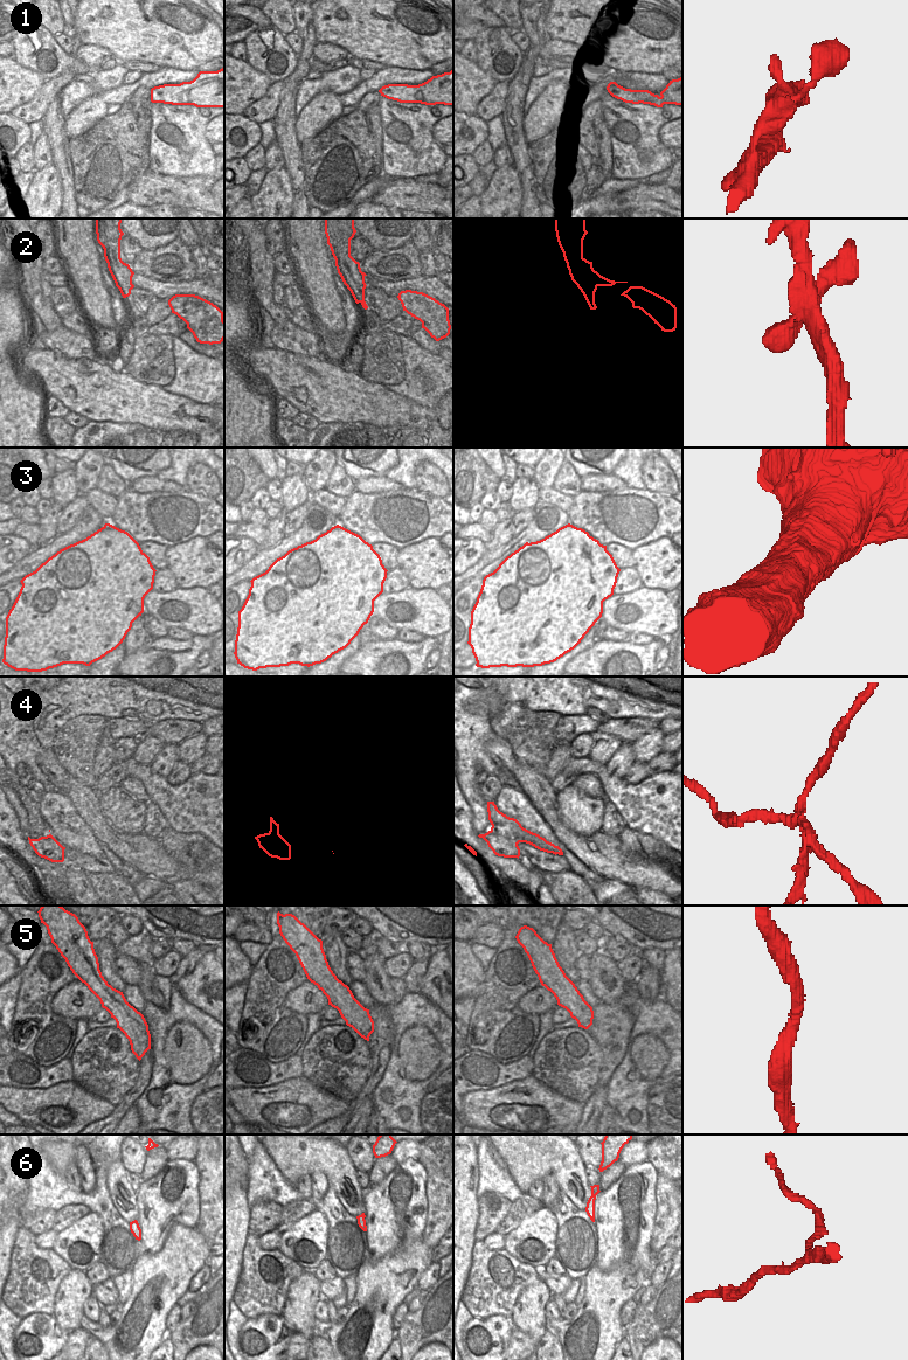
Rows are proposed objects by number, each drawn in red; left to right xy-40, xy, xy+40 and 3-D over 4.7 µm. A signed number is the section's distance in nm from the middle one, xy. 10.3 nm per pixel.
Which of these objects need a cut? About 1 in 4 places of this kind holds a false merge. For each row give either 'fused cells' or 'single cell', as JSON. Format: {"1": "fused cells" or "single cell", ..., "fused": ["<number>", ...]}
{"1": "single cell", "2": "fused cells", "3": "fused cells", "4": "fused cells", "5": "single cell", "6": "single cell", "fused": ["2", "3", "4"]}

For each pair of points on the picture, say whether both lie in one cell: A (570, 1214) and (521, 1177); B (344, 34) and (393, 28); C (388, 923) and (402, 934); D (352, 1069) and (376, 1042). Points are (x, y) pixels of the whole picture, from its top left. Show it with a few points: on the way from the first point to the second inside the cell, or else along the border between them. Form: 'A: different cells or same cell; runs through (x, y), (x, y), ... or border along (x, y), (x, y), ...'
A: different cells; border along (560, 1190), (577, 1208), (584, 1211)
B: same cell; runs through (355, 28), (381, 28)
C: same cell; runs through (392, 923), (399, 930)
D: different cells; border along (367, 1041), (369, 1050), (368, 1076)

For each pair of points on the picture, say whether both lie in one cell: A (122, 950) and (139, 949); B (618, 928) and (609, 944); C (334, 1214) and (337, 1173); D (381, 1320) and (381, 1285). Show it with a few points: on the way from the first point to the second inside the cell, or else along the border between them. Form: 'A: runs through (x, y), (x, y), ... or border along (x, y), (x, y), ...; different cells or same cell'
A: runs through (126, 949), (134, 949); same cell
B: border along (608, 934), (621, 937), (631, 945); different cells
C: border along (328, 1184), (342, 1207), (353, 1215); different cells
D: runs through (386, 1312), (388, 1300), (381, 1293); same cell

